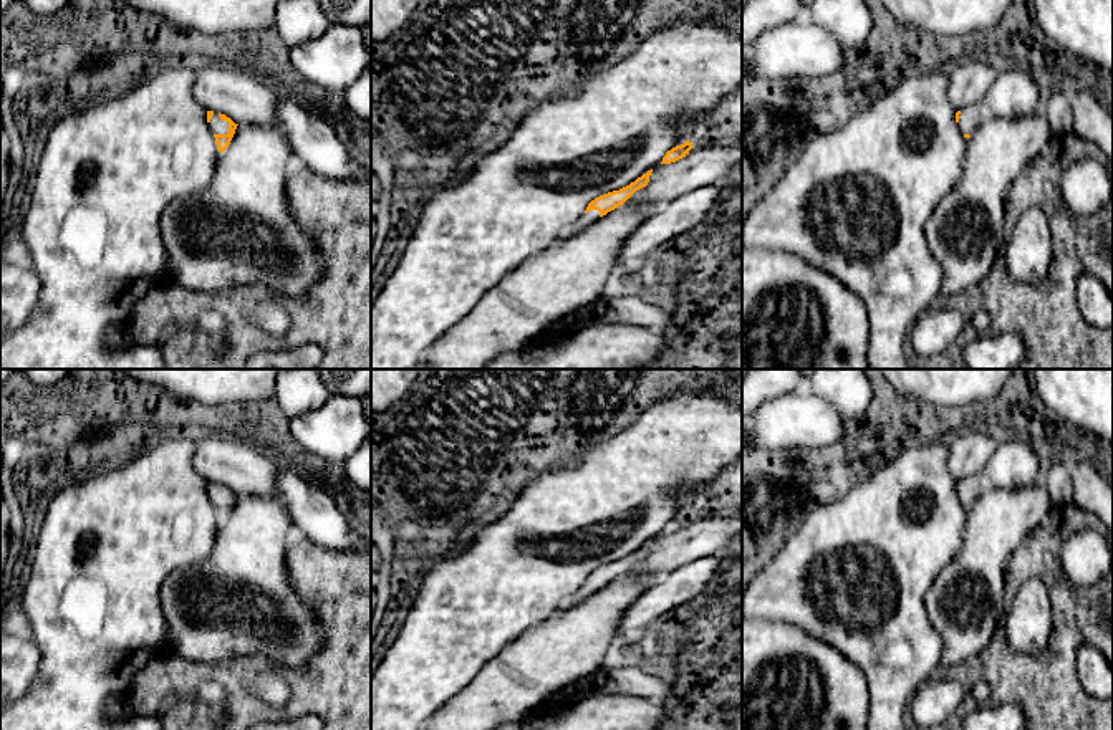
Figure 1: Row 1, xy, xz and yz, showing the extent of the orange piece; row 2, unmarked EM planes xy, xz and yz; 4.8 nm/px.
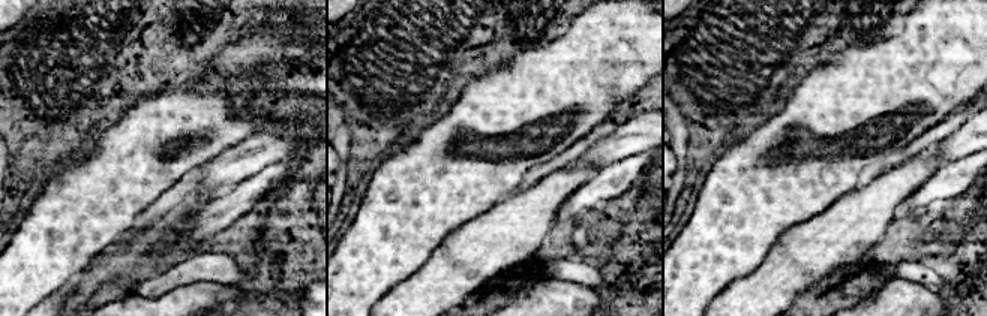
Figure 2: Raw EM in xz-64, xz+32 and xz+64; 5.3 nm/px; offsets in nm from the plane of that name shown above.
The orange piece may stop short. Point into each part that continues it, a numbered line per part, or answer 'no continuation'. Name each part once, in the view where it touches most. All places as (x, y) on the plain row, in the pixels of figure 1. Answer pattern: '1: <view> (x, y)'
1: xy (217, 497)

